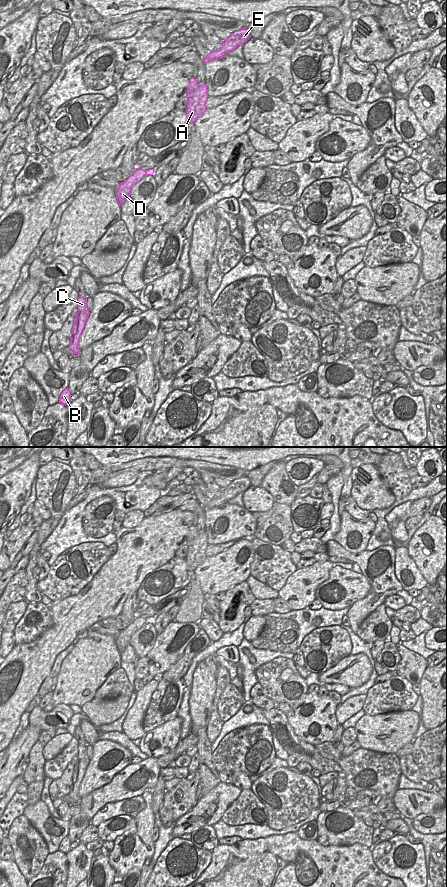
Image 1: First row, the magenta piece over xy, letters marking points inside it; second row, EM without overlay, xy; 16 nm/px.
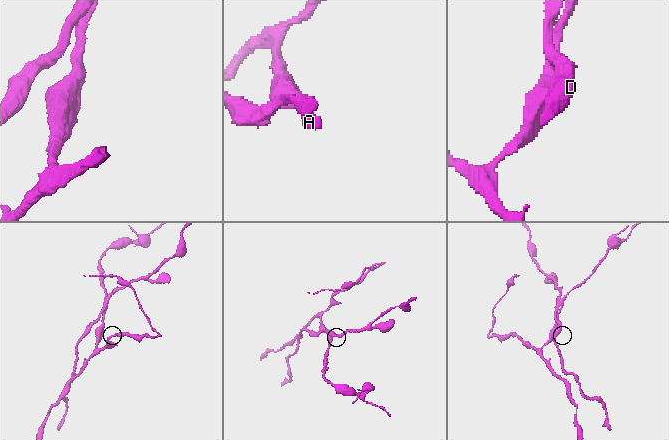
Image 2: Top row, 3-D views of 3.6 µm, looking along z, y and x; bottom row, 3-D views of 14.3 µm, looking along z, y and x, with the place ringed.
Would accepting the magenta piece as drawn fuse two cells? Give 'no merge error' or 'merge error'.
merge error

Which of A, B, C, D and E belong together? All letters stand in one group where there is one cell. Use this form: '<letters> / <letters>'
A B / C D E

